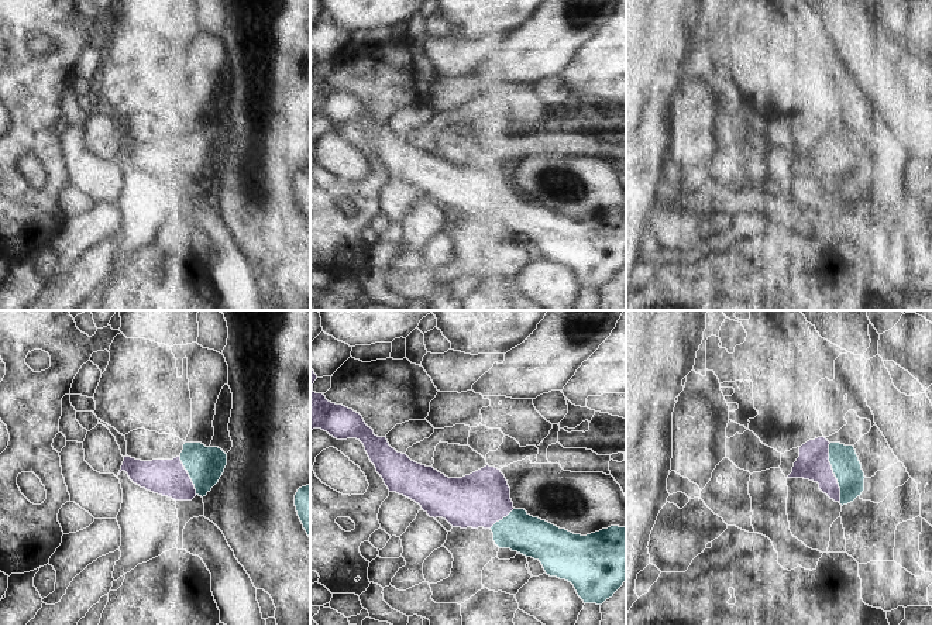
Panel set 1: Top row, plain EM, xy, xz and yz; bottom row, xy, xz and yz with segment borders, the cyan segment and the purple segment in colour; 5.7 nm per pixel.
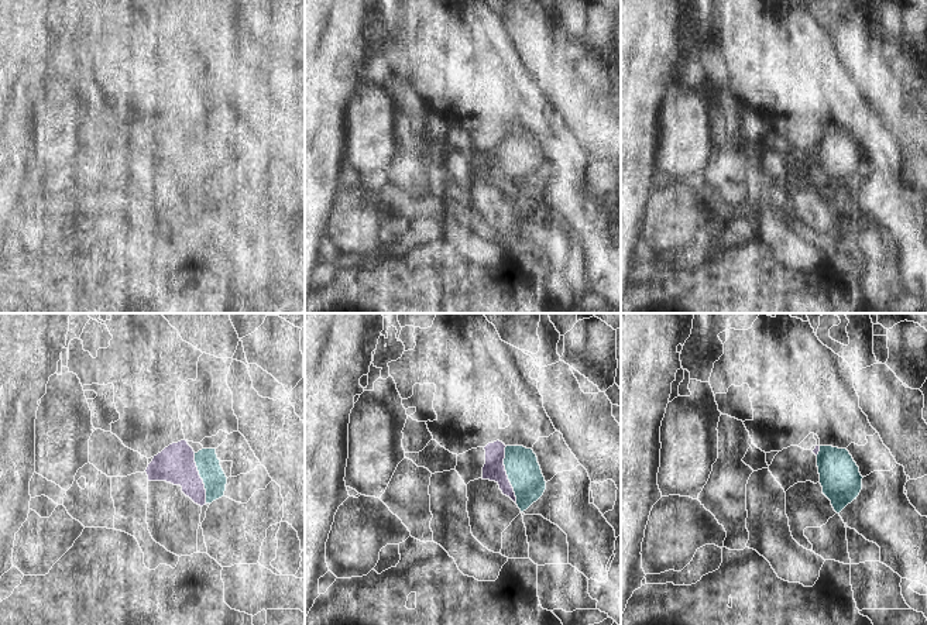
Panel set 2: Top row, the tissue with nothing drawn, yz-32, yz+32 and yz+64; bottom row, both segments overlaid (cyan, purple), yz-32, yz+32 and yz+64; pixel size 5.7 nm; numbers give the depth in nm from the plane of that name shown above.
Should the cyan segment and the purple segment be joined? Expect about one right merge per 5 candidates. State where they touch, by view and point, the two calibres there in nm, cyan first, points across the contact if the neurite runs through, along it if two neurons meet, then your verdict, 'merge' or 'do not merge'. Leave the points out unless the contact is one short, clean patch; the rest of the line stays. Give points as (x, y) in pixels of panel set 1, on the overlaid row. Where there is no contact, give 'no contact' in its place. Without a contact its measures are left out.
contact yz (834, 473); calibres 160 and 180 nm; way yz (845, 463), (834, 473), (825, 464), (812, 464); merge

